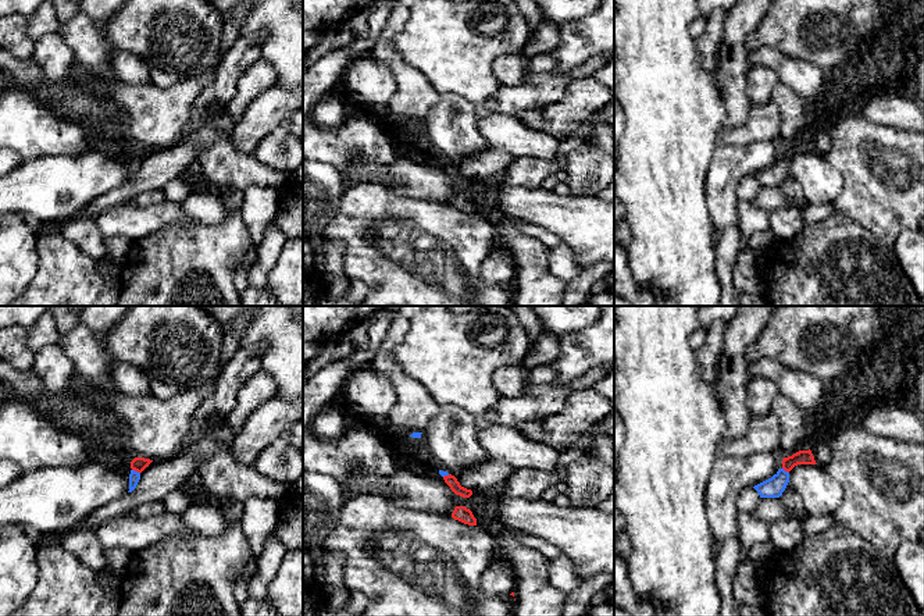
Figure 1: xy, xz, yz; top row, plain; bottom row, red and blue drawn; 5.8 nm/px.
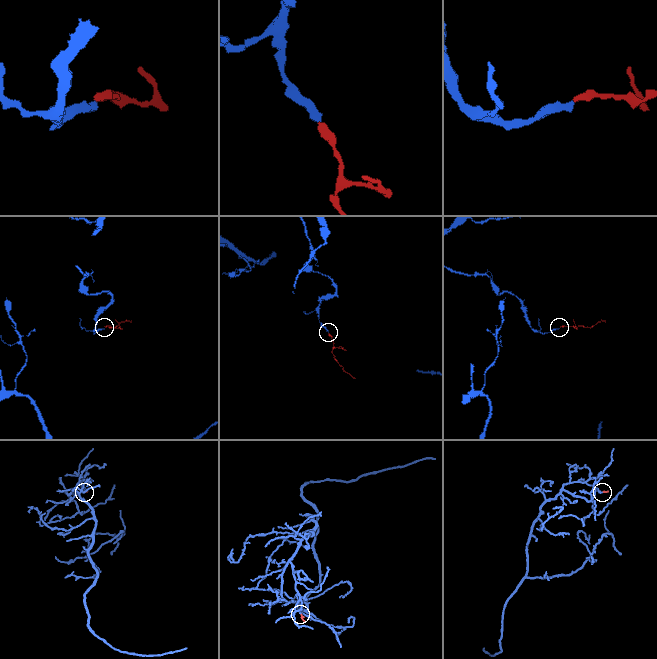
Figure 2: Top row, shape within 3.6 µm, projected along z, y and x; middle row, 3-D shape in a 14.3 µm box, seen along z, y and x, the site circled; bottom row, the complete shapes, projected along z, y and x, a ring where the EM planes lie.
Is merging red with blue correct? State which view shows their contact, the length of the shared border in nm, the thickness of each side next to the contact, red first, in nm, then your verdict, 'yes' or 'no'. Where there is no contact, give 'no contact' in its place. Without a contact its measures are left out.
contact in xy; length 50 nm; calibres 80 and 60 nm; yes

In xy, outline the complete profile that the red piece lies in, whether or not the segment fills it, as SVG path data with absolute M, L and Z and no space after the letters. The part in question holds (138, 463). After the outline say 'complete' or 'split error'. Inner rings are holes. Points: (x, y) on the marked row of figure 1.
M135 457L132 462L131 462L131 474L129 474L129 491L128 492L132 492L139 480L140 480L140 473L151 463L153 460L150 459L145 459L145 457Z; split error

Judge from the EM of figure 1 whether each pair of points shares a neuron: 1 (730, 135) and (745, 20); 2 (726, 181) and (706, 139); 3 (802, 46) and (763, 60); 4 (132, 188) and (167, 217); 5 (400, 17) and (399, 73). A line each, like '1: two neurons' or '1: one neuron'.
1: two neurons
2: two neurons
3: two neurons
4: two neurons
5: one neuron

